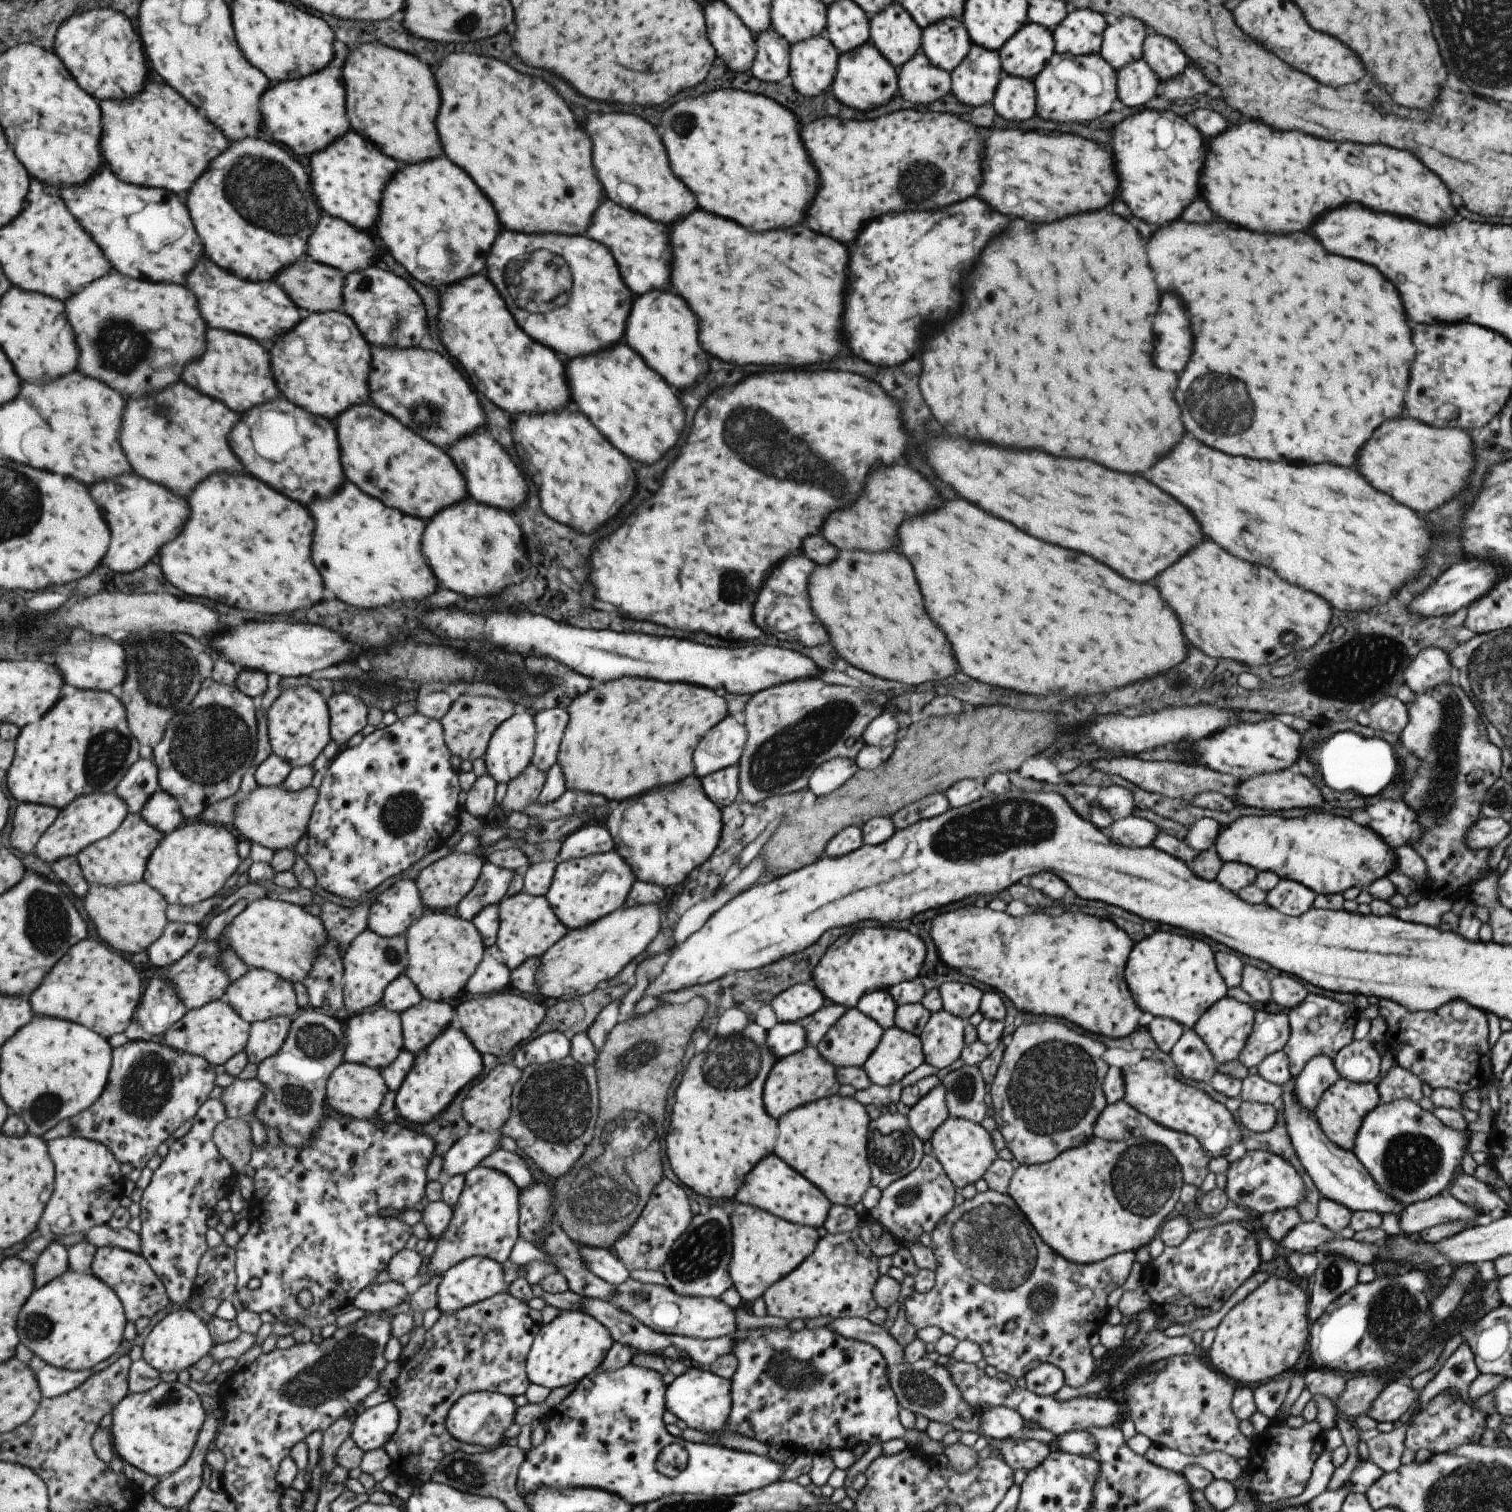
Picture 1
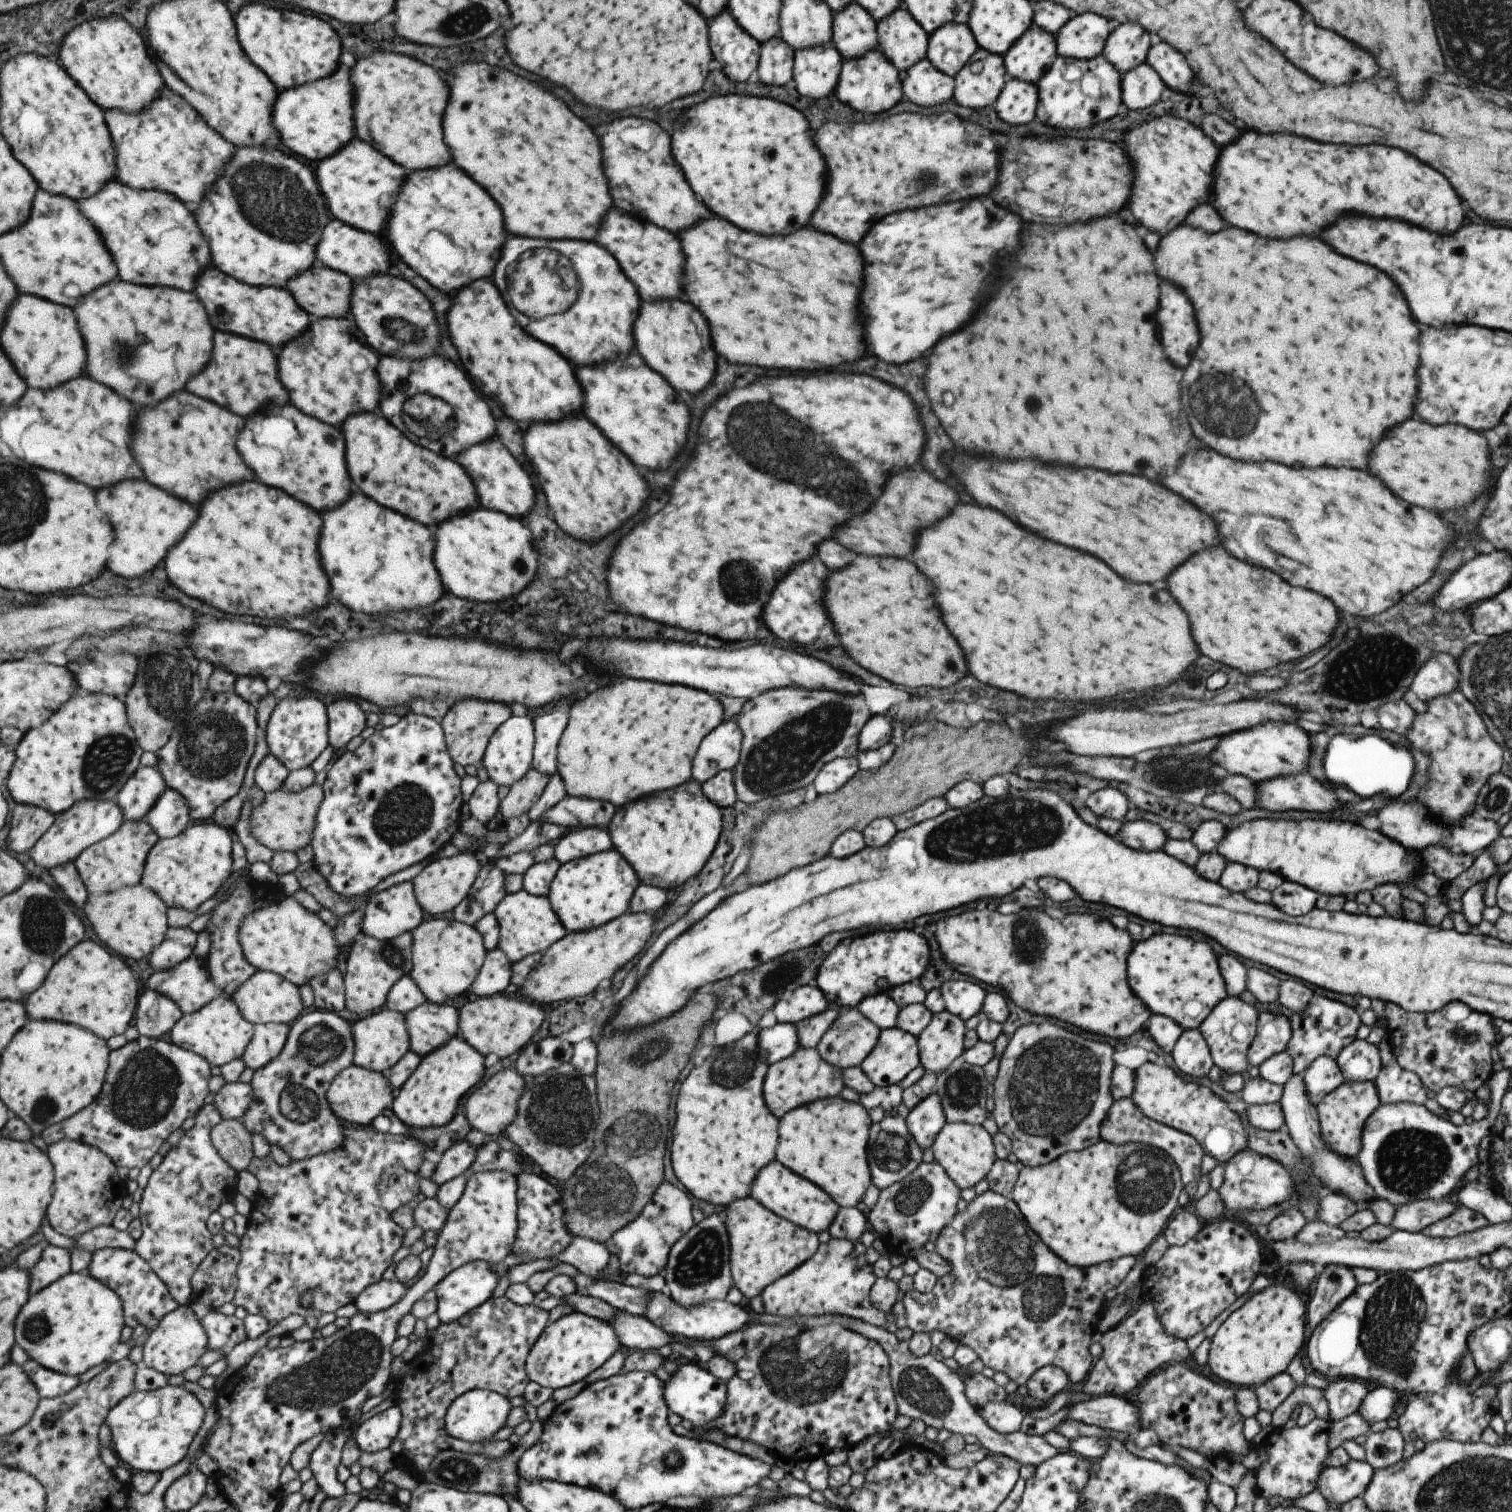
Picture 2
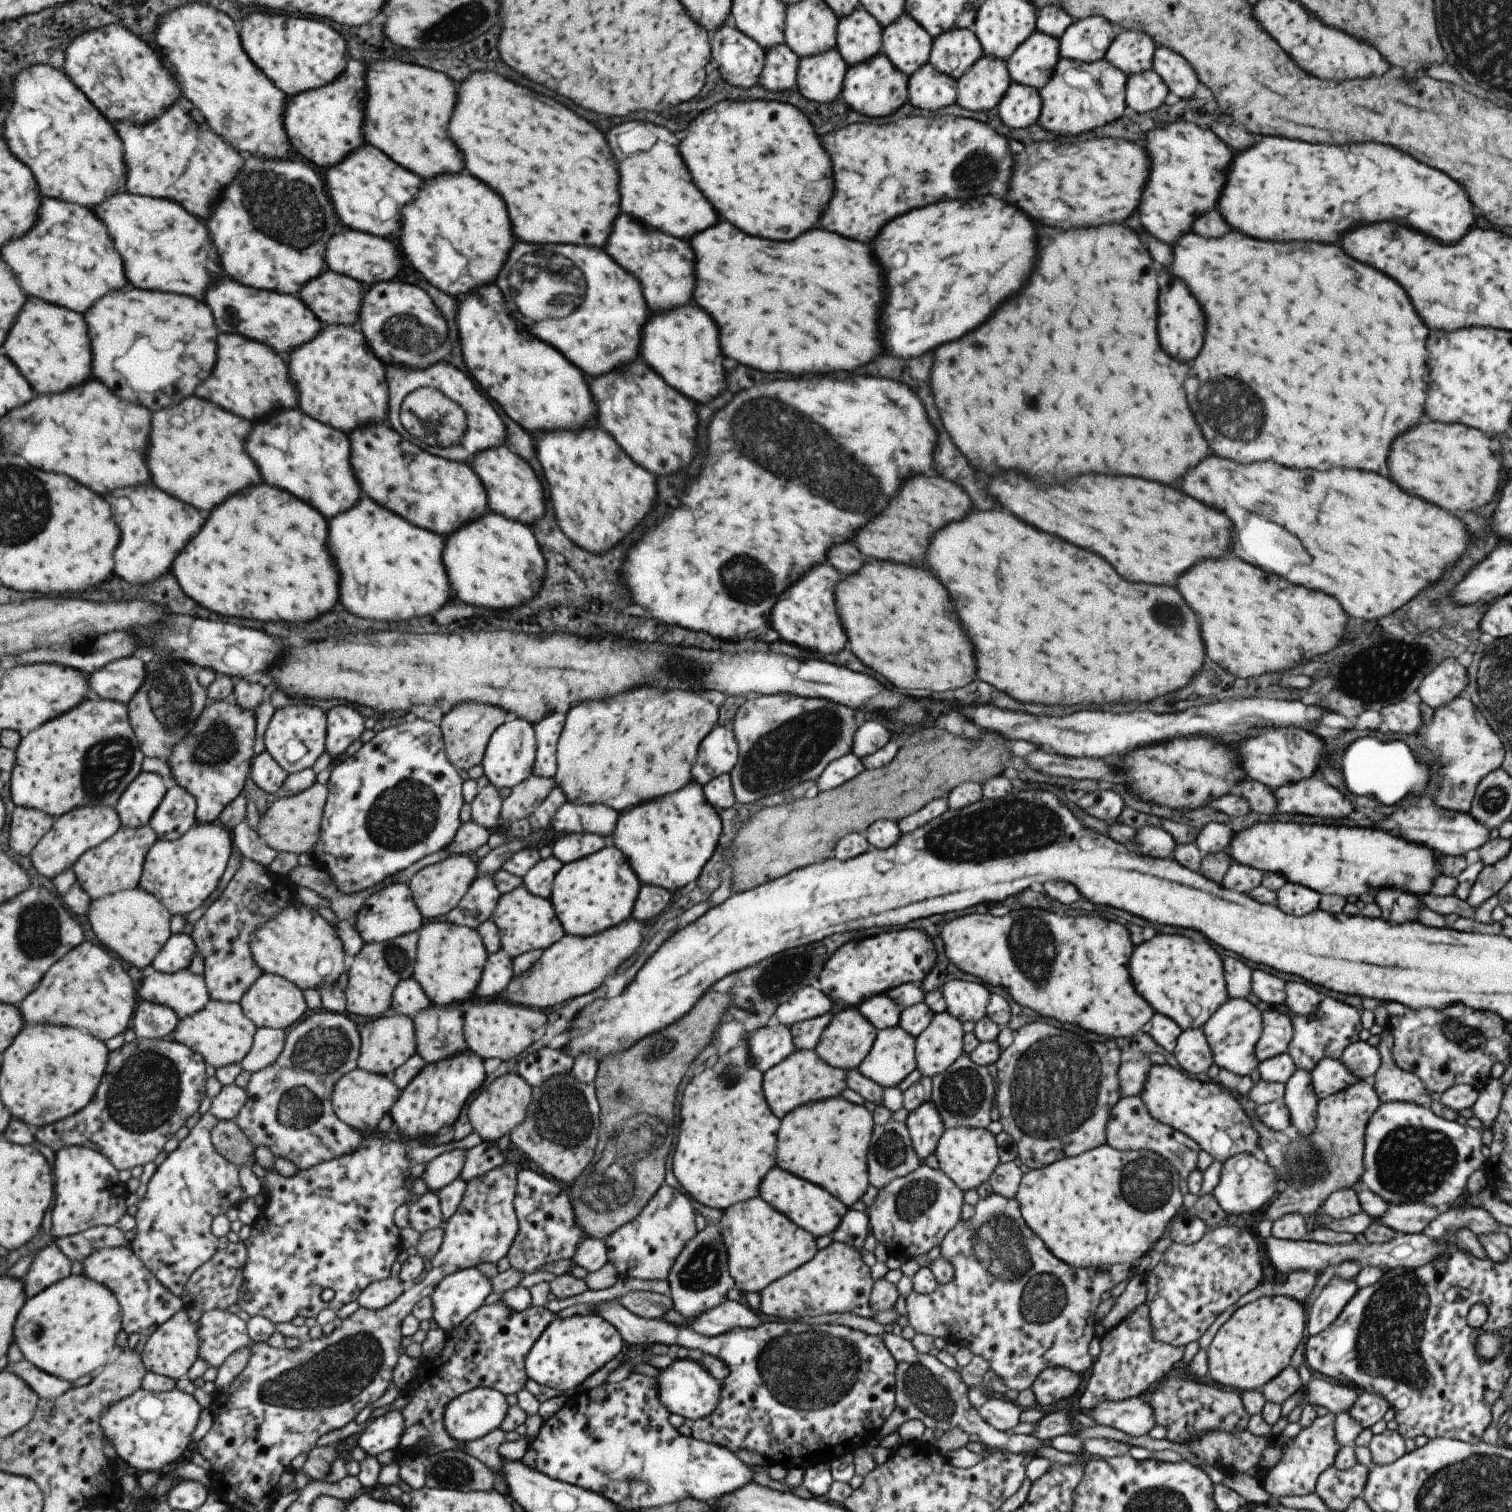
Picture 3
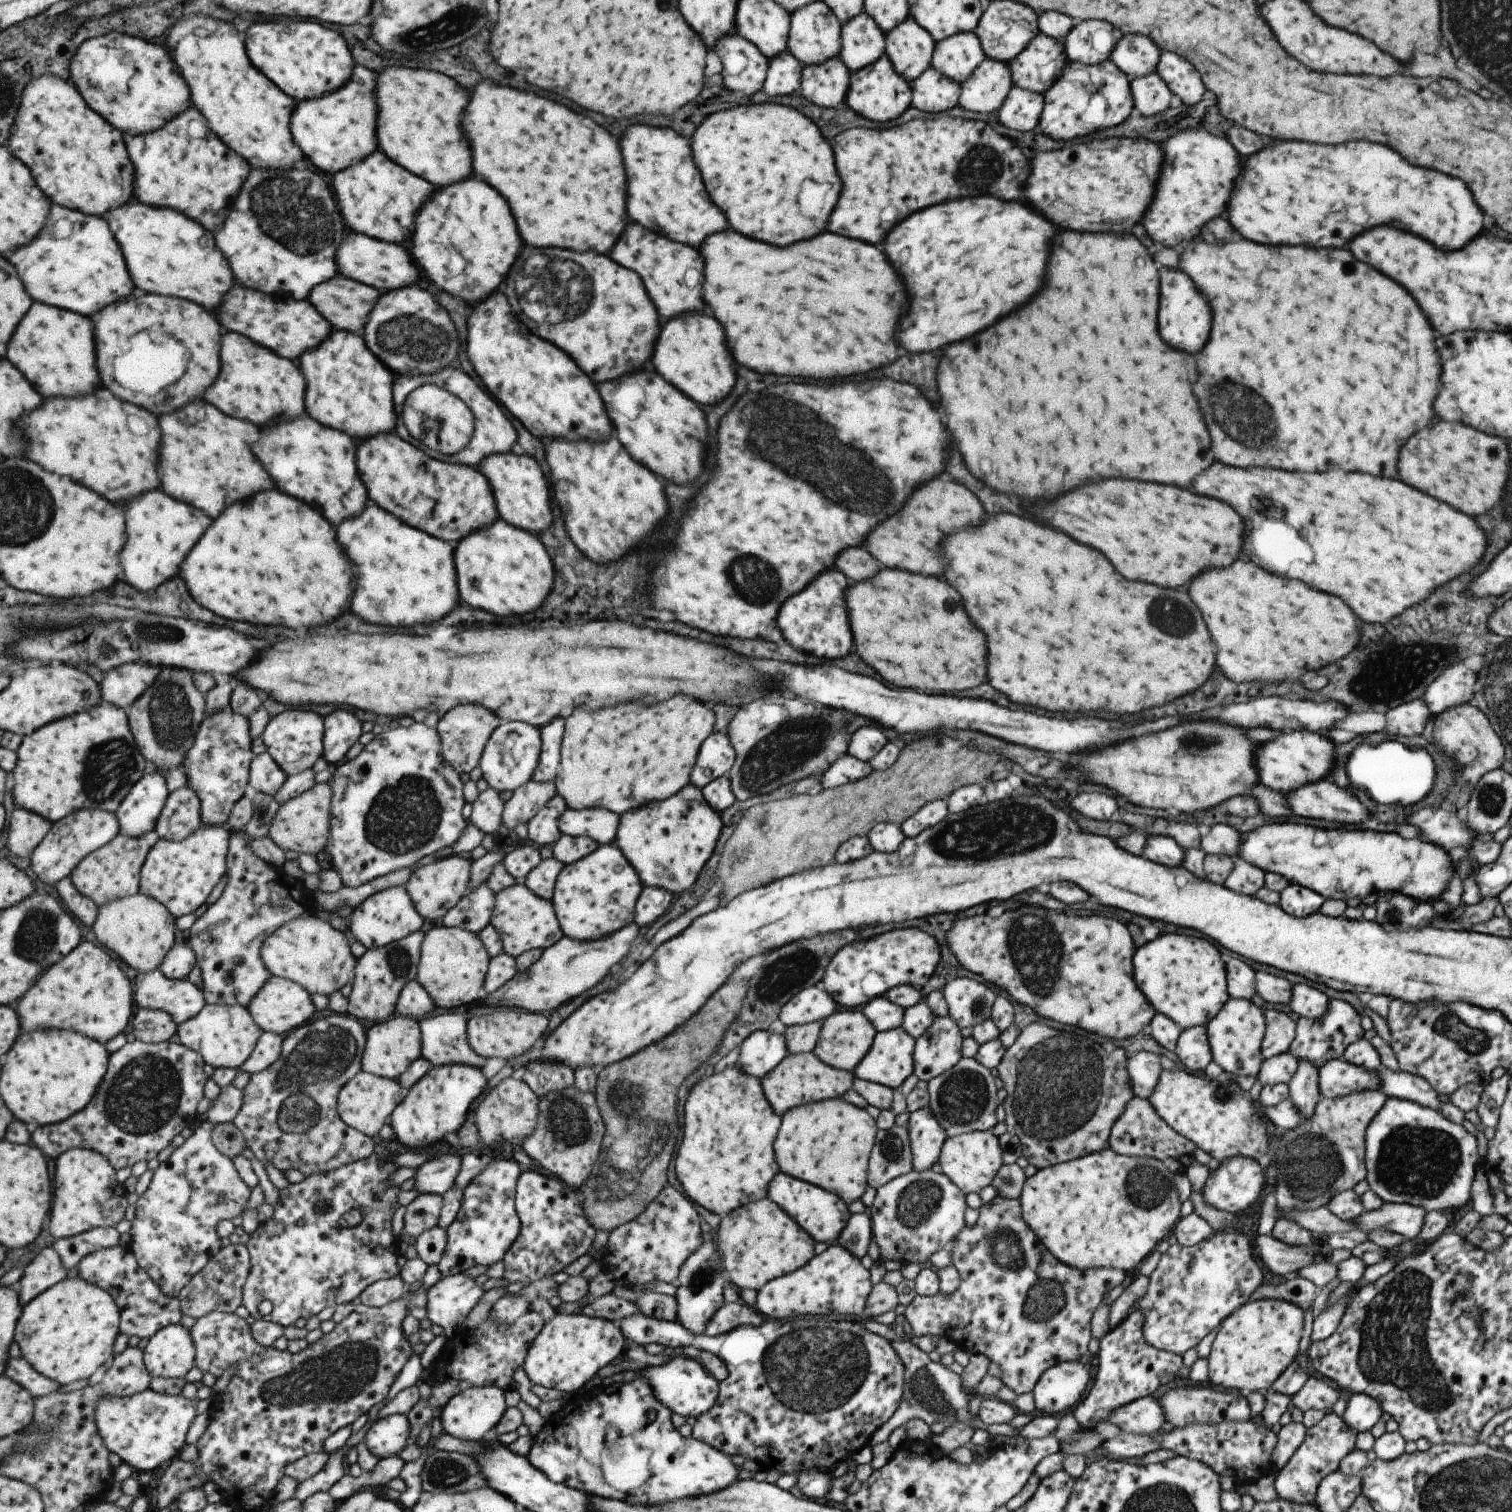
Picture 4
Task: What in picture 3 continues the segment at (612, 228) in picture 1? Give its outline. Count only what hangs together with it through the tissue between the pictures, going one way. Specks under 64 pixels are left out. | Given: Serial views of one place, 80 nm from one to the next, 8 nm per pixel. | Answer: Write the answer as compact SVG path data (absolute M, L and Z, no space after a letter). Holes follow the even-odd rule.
M621 214L613 222L613 230L607 238L605 252L609 254L609 258L615 258L615 262L623 270L629 270L639 280L643 298L653 312L683 306L691 300L693 252L685 240L661 234L659 230L649 230L641 222Z

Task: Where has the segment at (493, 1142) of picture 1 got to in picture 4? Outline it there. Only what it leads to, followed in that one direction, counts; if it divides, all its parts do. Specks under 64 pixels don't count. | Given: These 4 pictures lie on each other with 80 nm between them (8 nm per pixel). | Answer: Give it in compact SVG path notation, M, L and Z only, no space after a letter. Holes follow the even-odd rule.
M459 1154L437 1155L417 1168L414 1188L419 1193L437 1193L442 1197L452 1189L453 1181L460 1165Z

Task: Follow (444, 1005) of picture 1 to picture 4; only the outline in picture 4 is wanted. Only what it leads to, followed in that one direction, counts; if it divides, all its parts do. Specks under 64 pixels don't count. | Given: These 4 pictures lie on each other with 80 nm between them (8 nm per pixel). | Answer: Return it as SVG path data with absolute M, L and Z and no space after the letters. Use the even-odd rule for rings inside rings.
M445 1012L419 1022L423 1033L422 1054L435 1067L483 1067L485 1059L467 1044L465 1018L461 1014Z

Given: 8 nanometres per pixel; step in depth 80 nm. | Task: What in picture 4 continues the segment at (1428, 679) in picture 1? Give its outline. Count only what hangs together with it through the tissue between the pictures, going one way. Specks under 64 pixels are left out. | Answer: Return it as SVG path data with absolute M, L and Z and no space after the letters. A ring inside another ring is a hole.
M1457 662L1426 686L1421 699L1434 716L1457 705L1470 703L1474 696L1473 686L1477 686L1476 673Z

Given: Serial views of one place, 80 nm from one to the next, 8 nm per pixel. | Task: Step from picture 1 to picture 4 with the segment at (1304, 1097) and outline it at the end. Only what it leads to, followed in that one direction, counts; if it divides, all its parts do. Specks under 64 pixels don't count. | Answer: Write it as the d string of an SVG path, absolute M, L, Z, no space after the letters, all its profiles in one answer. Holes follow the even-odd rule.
M1343 1058L1328 1060L1318 1068L1318 1090L1321 1097L1344 1097L1359 1091L1377 1091L1379 1088L1377 1070L1356 1067Z

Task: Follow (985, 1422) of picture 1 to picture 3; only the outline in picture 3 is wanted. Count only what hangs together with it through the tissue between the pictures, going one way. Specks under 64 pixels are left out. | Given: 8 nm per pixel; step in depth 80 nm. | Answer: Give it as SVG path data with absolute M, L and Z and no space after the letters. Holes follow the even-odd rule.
M989 1398L977 1409L984 1422L999 1431L1007 1431L1019 1422L1022 1409L1003 1398Z

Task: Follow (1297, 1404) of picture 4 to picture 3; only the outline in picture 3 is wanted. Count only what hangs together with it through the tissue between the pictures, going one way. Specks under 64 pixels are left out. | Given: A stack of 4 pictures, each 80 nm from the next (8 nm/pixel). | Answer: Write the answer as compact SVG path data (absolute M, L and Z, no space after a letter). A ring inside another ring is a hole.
M1319 1376L1311 1377L1304 1385L1303 1400L1312 1406L1321 1406L1329 1413L1336 1416L1341 1412L1348 1412L1360 1390L1354 1385L1331 1384L1329 1380L1323 1380Z

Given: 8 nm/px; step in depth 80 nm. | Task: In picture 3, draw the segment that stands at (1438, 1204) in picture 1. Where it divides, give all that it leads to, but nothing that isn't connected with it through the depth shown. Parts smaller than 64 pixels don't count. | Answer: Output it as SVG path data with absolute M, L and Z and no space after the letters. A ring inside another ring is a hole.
M1421 1202L1388 1204L1387 1210L1377 1218L1376 1224L1383 1224L1395 1233L1422 1233L1423 1228L1437 1216L1437 1208Z

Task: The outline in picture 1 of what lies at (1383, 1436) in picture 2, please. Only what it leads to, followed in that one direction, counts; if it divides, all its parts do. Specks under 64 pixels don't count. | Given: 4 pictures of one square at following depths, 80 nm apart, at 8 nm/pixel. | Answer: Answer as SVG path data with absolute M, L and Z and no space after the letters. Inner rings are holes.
M1393 1428L1391 1432L1381 1433L1378 1430L1358 1432L1358 1439L1363 1441L1369 1450L1369 1461L1383 1472L1393 1472L1400 1466L1400 1456L1404 1450L1404 1432L1406 1428Z

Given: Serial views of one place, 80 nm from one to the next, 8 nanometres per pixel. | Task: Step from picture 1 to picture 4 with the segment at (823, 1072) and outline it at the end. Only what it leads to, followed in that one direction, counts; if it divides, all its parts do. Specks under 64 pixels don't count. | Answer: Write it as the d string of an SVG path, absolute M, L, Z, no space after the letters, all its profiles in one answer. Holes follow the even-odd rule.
M812 1052L787 1054L773 1070L760 1078L760 1085L771 1108L779 1115L793 1107L839 1098L851 1089L853 1074L822 1063Z

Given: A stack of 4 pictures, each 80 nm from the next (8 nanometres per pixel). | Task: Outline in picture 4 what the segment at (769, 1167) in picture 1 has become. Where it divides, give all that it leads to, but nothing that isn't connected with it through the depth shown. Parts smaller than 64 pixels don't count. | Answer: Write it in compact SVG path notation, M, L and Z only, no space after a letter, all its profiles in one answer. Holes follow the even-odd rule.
M781 1172L769 1181L766 1198L773 1201L784 1213L787 1213L813 1240L832 1245L851 1216L847 1205L839 1196L821 1187L800 1181Z

